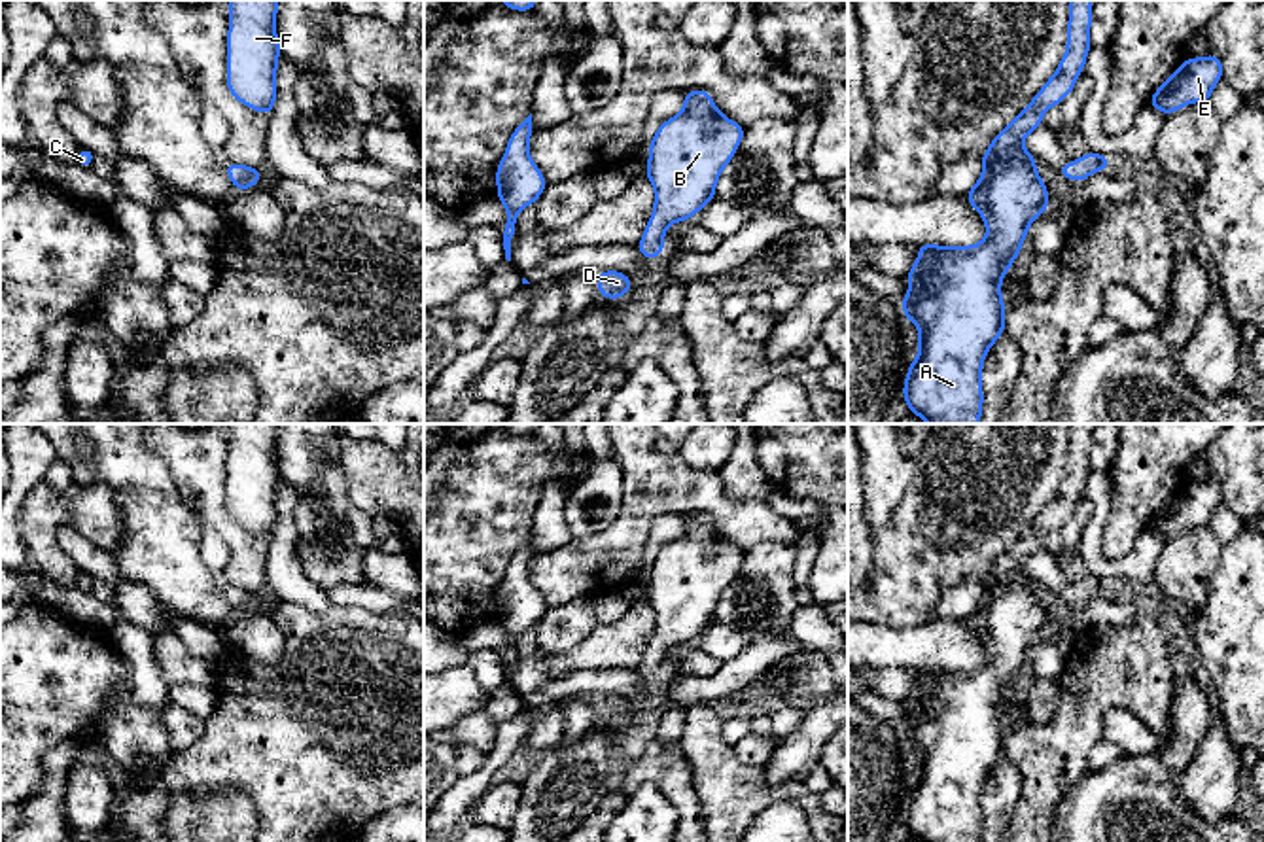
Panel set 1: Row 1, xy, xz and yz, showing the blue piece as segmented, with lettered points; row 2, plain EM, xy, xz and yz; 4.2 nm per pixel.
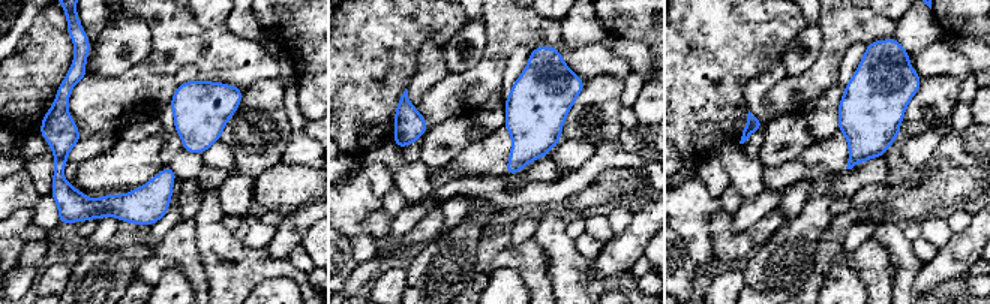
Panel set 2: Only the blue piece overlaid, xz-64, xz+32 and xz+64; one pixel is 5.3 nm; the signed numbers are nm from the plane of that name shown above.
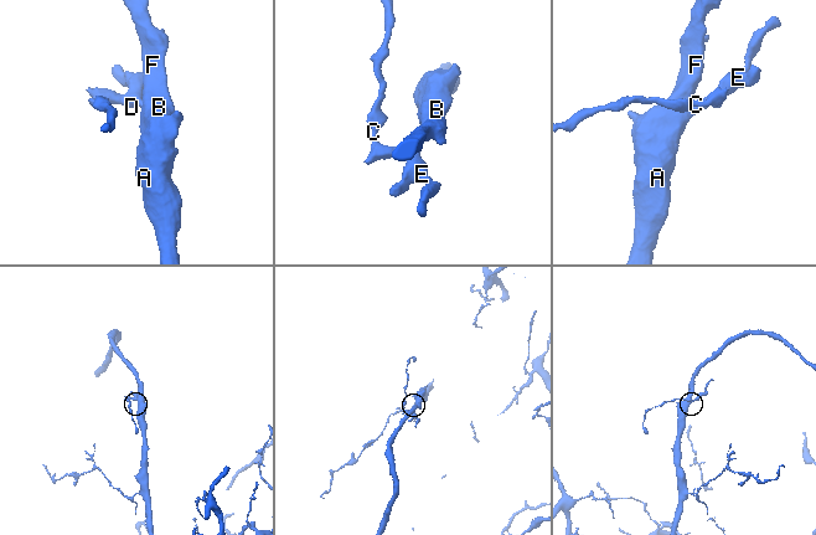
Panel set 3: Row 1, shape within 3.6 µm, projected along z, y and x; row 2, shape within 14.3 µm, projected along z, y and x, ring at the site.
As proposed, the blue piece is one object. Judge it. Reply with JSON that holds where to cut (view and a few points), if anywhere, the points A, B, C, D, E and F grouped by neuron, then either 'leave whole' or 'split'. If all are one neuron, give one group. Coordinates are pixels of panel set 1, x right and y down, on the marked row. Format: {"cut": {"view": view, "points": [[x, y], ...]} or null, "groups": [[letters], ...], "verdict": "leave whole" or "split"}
{"cut": null, "groups": [["A", "B", "C", "D", "E", "F"]], "verdict": "leave whole"}

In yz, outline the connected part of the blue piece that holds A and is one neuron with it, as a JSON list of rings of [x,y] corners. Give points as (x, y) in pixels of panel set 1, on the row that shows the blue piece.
[[[1071,0],[1067,49],[1052,78],[1033,100],[1007,125],[980,159],[984,174],[965,195],[982,214],[988,237],[974,246],[933,246],[920,242],[920,254],[904,274],[910,289],[901,301],[906,320],[923,329],[914,333],[920,356],[910,361],[903,399],[910,414],[929,424],[980,424],[984,394],[980,386],[982,363],[992,344],[1005,333],[1007,307],[1001,299],[1001,278],[1022,250],[1029,223],[1050,208],[1048,187],[1035,170],[1037,155],[1022,149],[1022,140],[1045,123],[1043,112],[1058,106],[1075,91],[1090,51],[1092,0]]]

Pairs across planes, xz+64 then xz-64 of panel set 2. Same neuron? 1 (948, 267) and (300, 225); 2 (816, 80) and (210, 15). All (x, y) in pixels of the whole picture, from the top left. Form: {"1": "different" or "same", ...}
{"1": "same", "2": "different"}

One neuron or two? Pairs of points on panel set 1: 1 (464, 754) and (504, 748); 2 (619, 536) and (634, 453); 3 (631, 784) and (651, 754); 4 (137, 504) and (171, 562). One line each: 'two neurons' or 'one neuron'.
1: two neurons
2: one neuron
3: one neuron
4: one neuron

